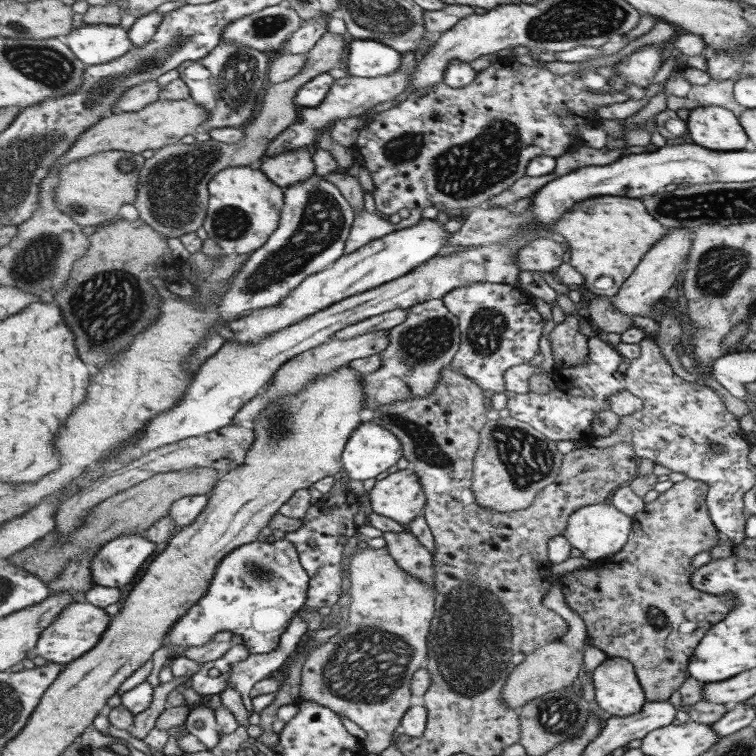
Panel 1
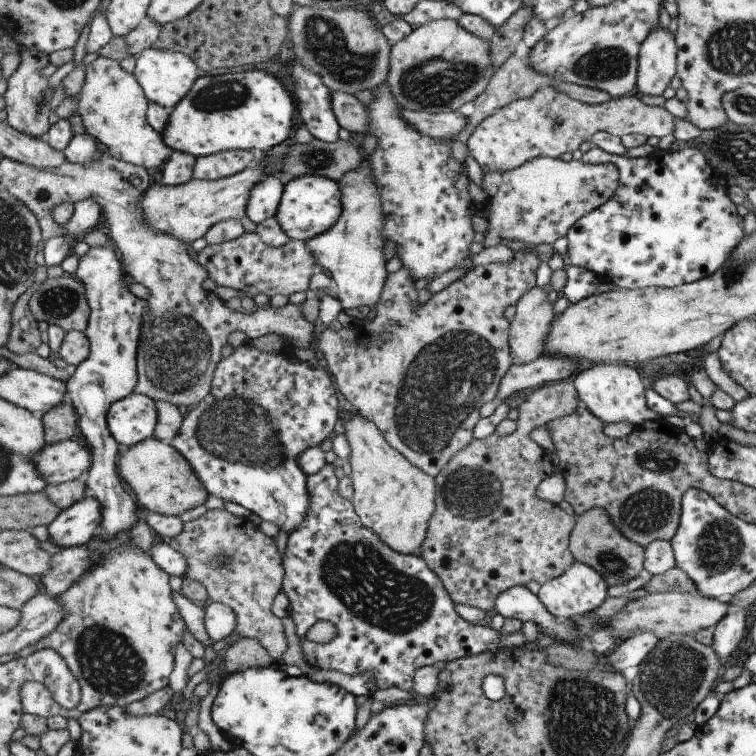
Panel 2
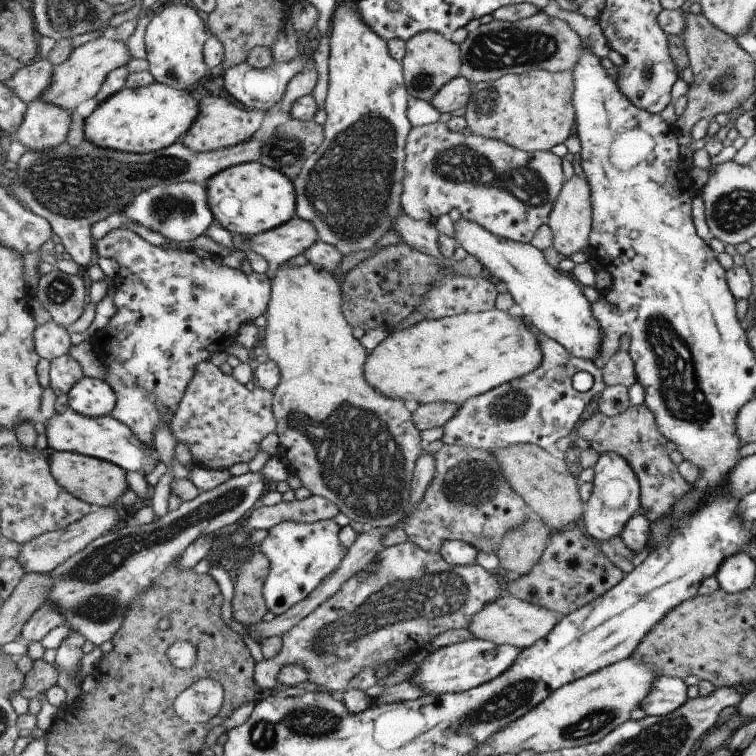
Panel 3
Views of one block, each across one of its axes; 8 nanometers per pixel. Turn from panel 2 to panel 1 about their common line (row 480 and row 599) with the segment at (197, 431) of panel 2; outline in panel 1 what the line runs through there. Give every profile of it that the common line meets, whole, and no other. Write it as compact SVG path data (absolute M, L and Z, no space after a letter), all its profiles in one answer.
M285 537L274 542L262 542L263 539L235 549L222 560L209 592L192 605L190 612L166 636L166 644L170 643L169 658L187 647L203 646L223 631L240 635L249 645L250 654L267 654L282 644L282 634L307 604L310 575L300 561L295 544Z

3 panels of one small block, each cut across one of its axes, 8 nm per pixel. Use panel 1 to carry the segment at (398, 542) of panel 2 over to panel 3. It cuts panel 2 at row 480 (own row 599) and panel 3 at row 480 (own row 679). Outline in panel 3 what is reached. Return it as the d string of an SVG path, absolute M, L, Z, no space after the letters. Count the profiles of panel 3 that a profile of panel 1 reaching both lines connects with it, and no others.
M281 264L281 268L273 274L272 295L270 306L266 312L265 328L261 331L260 342L266 348L268 359L275 360L281 369L282 379L274 392L274 413L277 418L277 434L280 436L279 452L277 455L281 460L287 460L287 465L292 472L303 480L303 486L309 488L313 494L325 496L333 504L339 507L340 512L346 515L349 520L369 524L374 528L389 528L395 526L399 520L403 520L407 508L411 506L411 486L414 479L416 462L423 452L425 443L421 441L421 432L414 421L413 408L406 404L406 401L399 398L385 396L379 390L375 390L366 377L366 365L370 358L370 352L359 342L354 335L355 327L346 318L343 308L343 294L341 279L333 276L325 269L319 269L313 264L299 267L288 267Z

